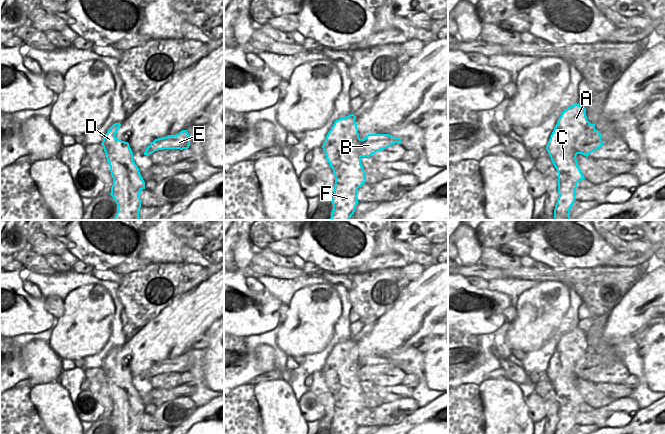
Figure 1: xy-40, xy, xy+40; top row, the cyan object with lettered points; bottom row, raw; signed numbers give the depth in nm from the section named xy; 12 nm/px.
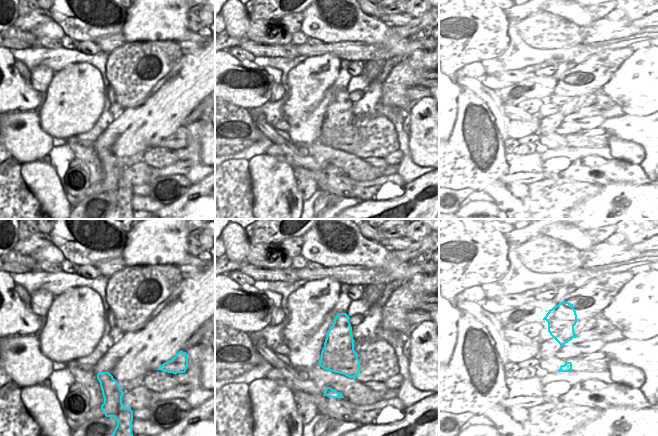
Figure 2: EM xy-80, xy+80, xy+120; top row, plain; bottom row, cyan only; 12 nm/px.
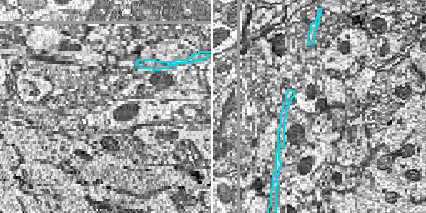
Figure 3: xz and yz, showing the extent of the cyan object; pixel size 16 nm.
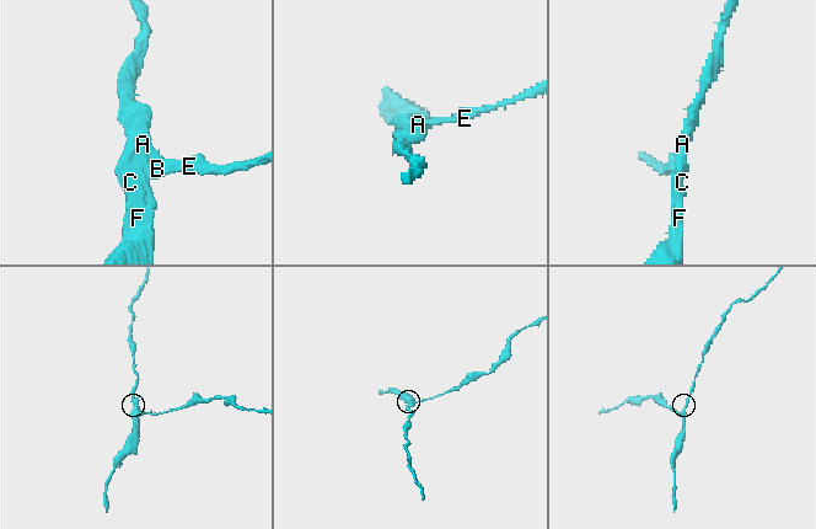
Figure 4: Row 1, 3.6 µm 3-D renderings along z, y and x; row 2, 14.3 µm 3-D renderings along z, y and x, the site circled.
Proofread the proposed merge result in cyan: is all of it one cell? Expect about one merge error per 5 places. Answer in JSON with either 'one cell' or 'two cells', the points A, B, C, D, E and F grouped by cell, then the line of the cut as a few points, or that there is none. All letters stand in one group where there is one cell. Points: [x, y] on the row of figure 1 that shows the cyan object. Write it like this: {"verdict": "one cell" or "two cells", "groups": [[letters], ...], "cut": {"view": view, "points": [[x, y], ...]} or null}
{"verdict": "two cells", "groups": [["A", "C", "D", "F"], ["B", "E"]], "cut": {"view": "xy+40", "points": [[590, 124], [577, 138], [581, 153]]}}

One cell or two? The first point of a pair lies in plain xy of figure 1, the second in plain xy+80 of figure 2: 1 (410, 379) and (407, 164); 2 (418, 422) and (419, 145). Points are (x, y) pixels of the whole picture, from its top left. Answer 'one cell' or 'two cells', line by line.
1: two cells
2: two cells

